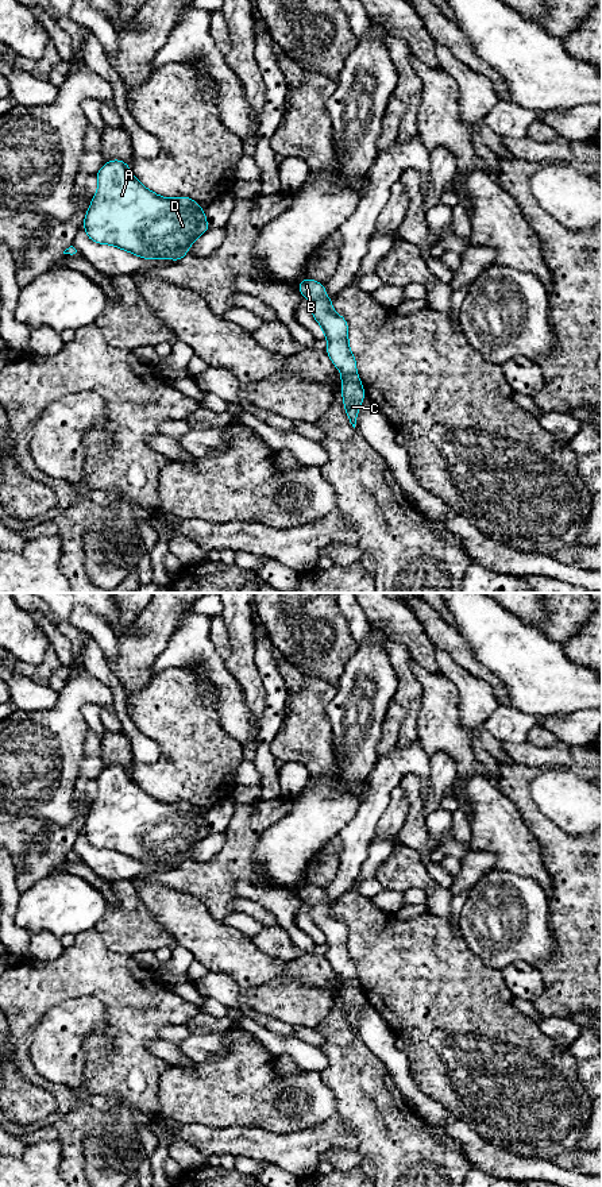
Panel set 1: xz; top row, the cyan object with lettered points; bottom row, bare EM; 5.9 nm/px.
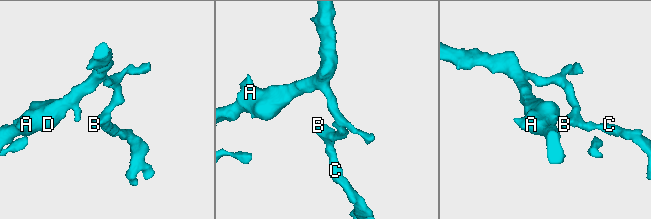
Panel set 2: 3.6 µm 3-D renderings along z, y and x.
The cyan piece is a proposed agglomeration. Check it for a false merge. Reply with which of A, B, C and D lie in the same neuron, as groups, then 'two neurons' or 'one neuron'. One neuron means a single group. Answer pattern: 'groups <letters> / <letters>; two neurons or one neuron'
groups A B C D; one neuron

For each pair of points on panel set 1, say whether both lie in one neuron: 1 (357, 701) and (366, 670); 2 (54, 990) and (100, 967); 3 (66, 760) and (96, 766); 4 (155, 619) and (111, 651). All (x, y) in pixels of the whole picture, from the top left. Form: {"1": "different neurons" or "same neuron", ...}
{"1": "same neuron", "2": "same neuron", "3": "different neurons", "4": "different neurons"}

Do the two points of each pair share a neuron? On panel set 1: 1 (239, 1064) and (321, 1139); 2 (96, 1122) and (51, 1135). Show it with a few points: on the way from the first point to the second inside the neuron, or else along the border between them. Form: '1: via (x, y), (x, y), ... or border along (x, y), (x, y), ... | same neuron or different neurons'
1: border along (336, 1113), (316, 1125), (277, 1135) | different neurons
2: via (85, 1122), (80, 1122), (70, 1130), (62, 1130) | same neuron

